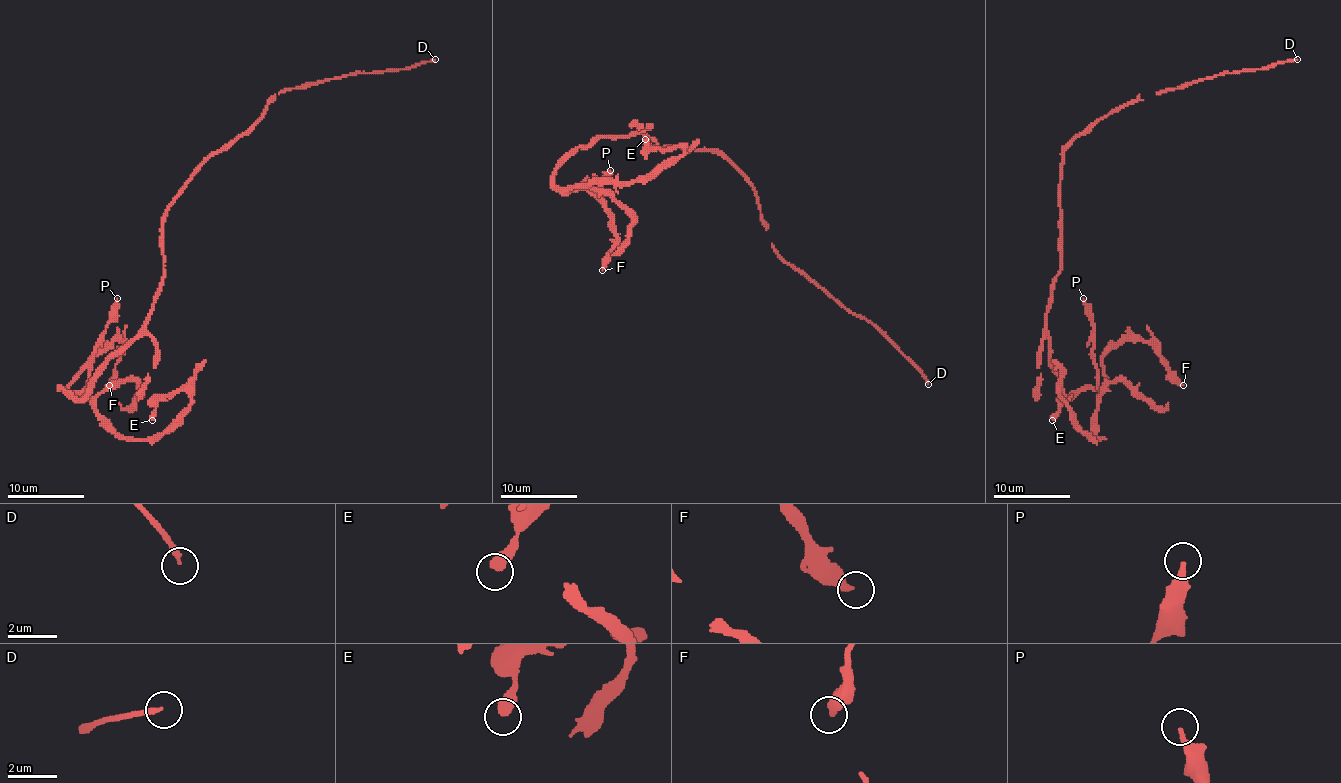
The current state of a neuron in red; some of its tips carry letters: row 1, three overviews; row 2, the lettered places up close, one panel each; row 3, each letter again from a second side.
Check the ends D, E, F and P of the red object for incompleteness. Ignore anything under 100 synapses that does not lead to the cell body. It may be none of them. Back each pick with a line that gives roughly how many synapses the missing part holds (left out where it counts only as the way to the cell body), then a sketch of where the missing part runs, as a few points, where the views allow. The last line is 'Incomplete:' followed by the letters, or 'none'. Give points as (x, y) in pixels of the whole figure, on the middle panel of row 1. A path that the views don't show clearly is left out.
D: Roughly 250 synapses
Incomplete: D

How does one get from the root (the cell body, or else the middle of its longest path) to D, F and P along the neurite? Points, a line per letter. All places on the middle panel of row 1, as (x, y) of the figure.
D: (656, 147), (718, 151), (752, 187), (772, 247), (847, 309), (864, 317), (928, 384)
F: (656, 147), (645, 134), (602, 135), (556, 170), (562, 193), (591, 191), (610, 218), (616, 238), (602, 270)
P: (656, 147), (645, 134), (602, 135), (556, 170), (554, 184), (573, 187), (610, 170)

